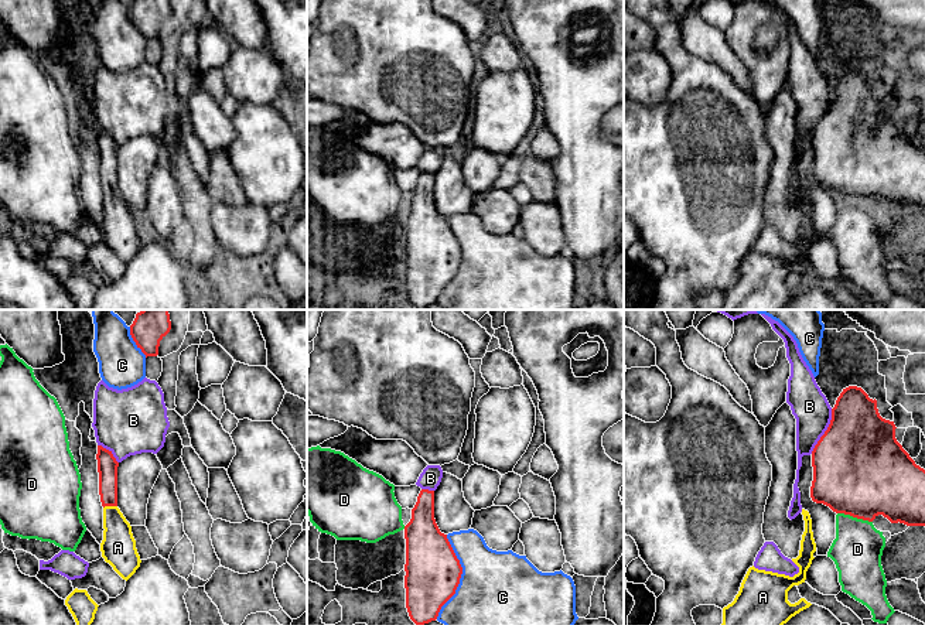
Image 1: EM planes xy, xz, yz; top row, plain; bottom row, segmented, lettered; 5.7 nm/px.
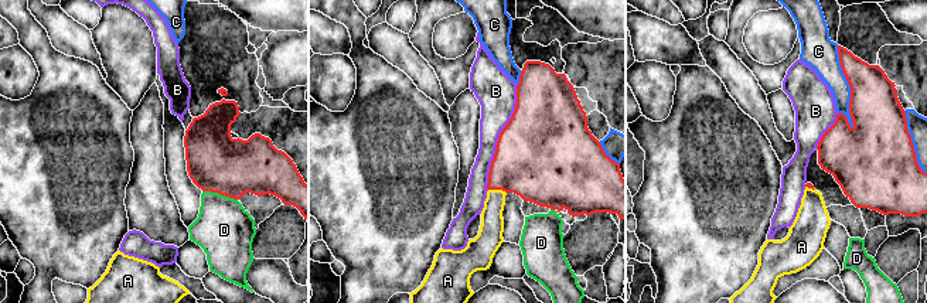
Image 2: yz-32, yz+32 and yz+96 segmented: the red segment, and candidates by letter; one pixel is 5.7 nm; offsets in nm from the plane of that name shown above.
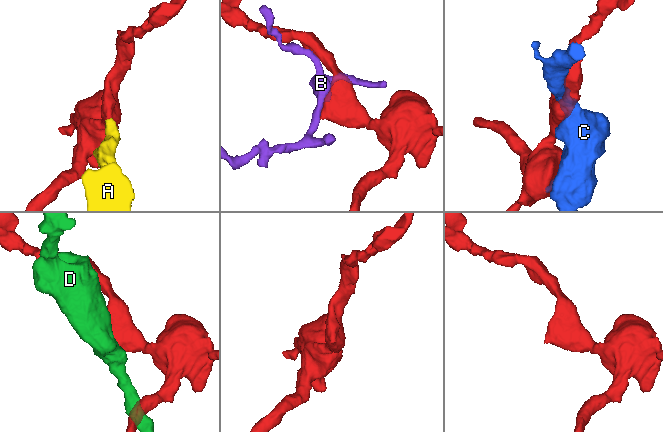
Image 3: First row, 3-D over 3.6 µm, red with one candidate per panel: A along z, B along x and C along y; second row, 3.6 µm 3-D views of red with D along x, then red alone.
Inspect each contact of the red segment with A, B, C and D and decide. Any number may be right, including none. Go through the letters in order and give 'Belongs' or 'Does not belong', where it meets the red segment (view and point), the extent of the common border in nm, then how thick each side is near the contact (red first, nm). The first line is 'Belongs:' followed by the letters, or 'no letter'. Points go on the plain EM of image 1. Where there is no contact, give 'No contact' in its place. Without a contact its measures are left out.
Belongs: A
A: Belongs. Touches red at xy (109, 188). Shared border 80 nm. Thickness 110 nm (red) against 200 nm
B: Does not belong. Touches red at yz (825, 115). Shared border 280 nm. Thickness 500 nm (red) against 200 nm
C: Does not belong. Touches red at xz (460, 260). Shared border 480 nm. Thickness 320 nm (red) against 480 nm
D: Does not belong. Touches red at yz (854, 200). Shared border 200 nm. Thickness 500 nm (red) against 280 nm

